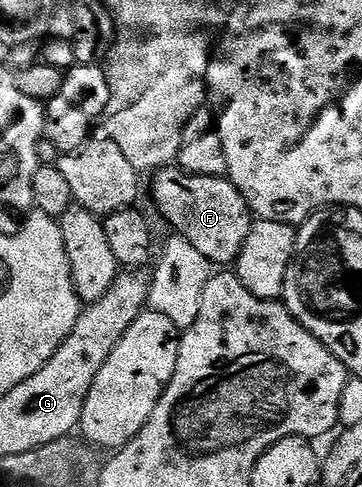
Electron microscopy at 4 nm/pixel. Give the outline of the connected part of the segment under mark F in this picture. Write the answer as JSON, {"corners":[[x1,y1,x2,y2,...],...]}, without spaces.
{"corners":[[179,167,157,169,153,177,156,177,152,181,156,209,176,228,175,232,199,254,206,255,213,266,231,266,254,224,252,210,231,181,227,177,195,177]]}

